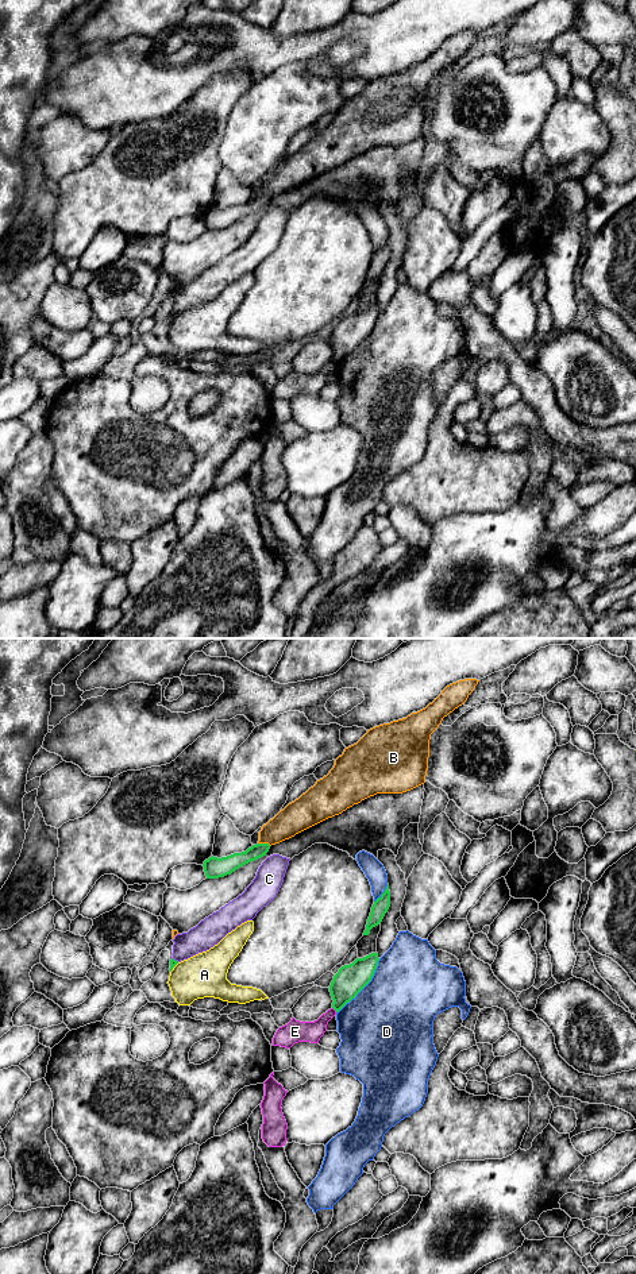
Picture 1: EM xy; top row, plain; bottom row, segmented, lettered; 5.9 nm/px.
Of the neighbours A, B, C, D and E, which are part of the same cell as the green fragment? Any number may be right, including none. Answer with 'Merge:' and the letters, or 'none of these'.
Merge: none of these

